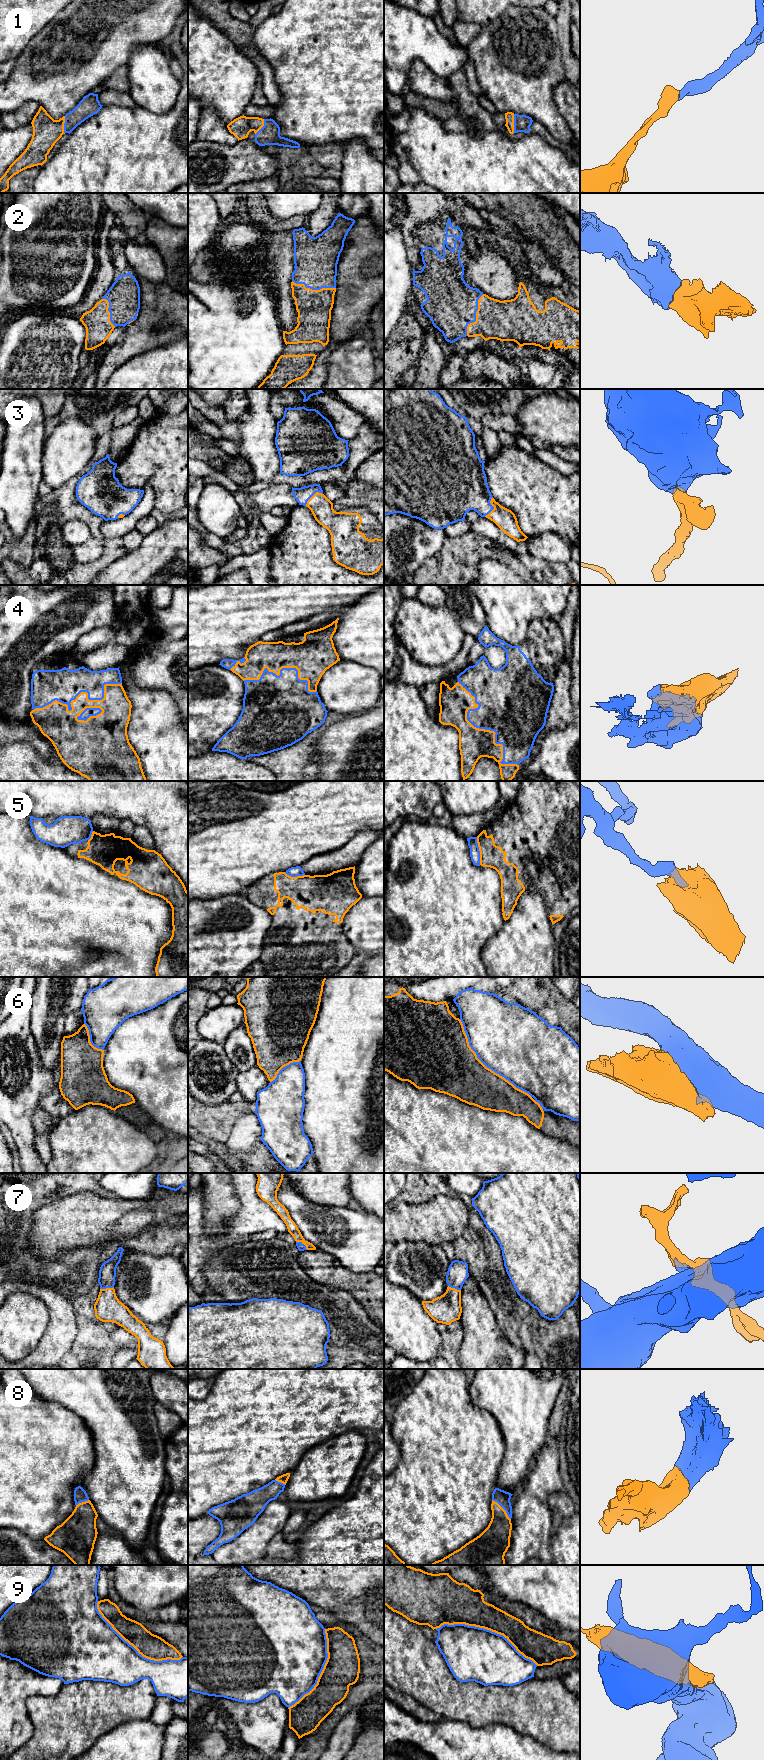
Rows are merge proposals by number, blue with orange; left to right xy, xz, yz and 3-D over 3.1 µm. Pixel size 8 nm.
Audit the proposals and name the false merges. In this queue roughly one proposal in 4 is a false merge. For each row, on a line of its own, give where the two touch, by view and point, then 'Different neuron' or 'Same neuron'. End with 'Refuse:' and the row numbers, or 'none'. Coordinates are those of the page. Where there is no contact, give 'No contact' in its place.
1: Touches blue at yz (514, 124). Same neuron
2: Touches blue at yz (475, 316). Same neuron
3: Touches blue at yz (493, 507). Same neuron
4: Touches blue at yz (485, 729). Same neuron
5: Touches blue at yz (479, 851). Different neuron
6: Touches blue at yz (485, 1065). Different neuron
7: Touches blue at xz (302, 1244). Same neuron
8: Touches blue at yz (503, 1508). Same neuron
9: Touches blue at yz (486, 1629). Different neuron
Refuse: 5, 6, 9

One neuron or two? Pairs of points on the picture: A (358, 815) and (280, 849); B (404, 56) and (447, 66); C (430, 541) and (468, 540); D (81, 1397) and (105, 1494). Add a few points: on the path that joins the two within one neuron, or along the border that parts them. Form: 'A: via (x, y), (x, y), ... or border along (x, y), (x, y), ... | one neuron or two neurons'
A: via (339, 815), (318, 815), (312, 817), (299, 830) | one neuron
B: via (415, 54), (436, 55) | one neuron
C: border along (446, 536), (442, 547), (427, 558) | two neurons
D: via (105, 1421), (105, 1470) | one neuron

